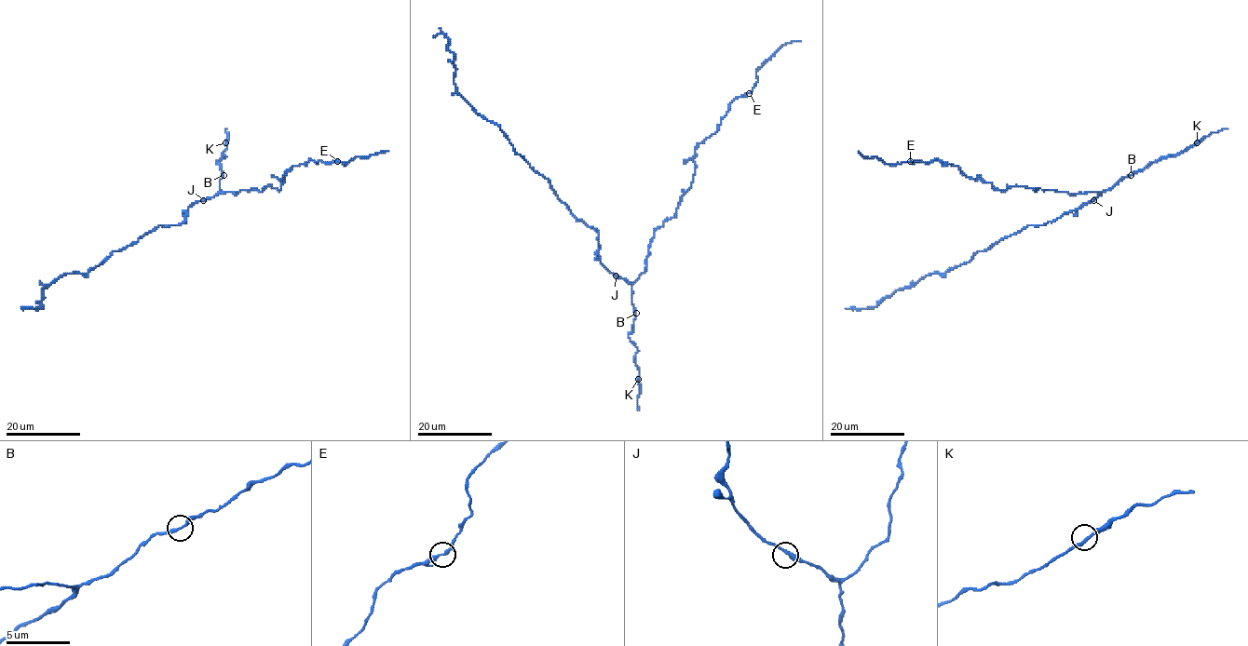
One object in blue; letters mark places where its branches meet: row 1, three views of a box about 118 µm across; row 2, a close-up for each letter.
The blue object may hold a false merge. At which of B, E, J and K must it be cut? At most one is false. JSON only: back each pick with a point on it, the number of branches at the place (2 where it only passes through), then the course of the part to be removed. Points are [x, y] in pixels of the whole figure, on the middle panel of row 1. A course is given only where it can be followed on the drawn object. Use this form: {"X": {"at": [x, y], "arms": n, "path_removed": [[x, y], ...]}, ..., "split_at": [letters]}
{"split_at": []}

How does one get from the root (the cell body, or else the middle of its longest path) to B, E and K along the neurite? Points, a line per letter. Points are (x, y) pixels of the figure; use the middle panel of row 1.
B: (617, 275), (631, 284), (632, 304), (636, 313)
E: (617, 275), (634, 282), (645, 271), (655, 231), (690, 187), (695, 148), (749, 92)
K: (617, 275), (631, 284), (635, 318), (629, 338), (638, 350), (635, 356), (638, 379)

